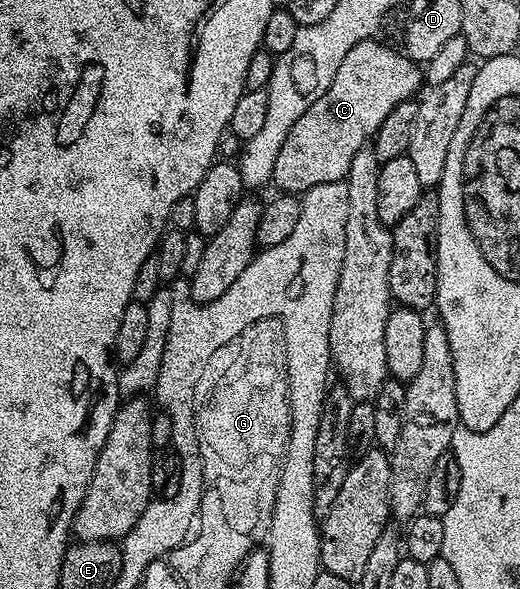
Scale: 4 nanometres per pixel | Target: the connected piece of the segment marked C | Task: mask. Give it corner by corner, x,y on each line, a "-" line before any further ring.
368,40
353,44
353,48
345,52
345,60
341,60
337,67
337,76
333,76
333,84
329,84
325,96
321,96
308,108
305,116
293,124
285,137
271,174
271,182
276,186
276,191
302,196
317,188
317,184
344,181
349,172
349,164
353,164
353,156
357,156
357,152
374,139
377,128
381,128
381,120
385,120
385,116
389,116
397,104
410,102
420,93
419,85
422,87
425,82
420,63
412,62
406,53
396,50
382,46
379,40

